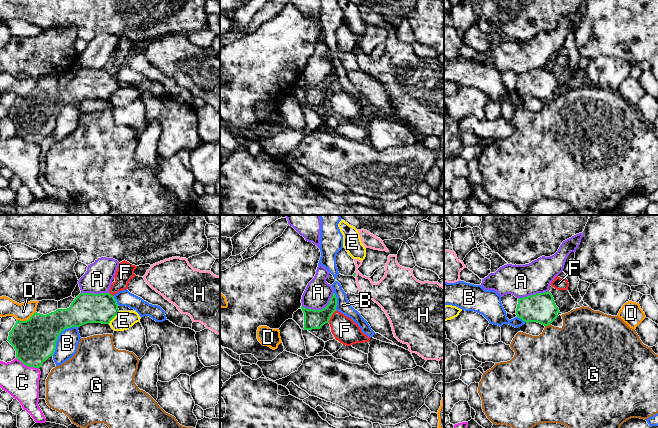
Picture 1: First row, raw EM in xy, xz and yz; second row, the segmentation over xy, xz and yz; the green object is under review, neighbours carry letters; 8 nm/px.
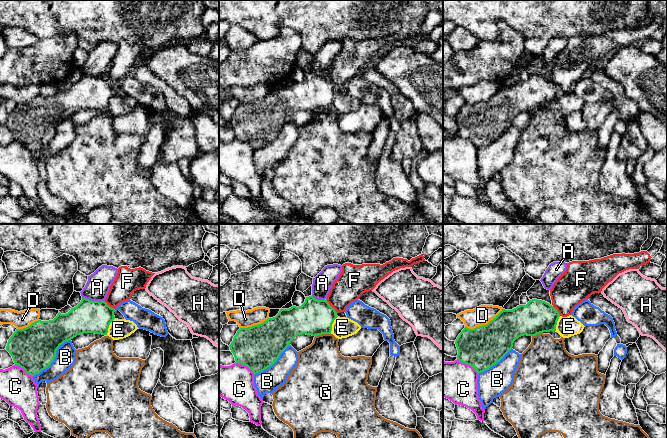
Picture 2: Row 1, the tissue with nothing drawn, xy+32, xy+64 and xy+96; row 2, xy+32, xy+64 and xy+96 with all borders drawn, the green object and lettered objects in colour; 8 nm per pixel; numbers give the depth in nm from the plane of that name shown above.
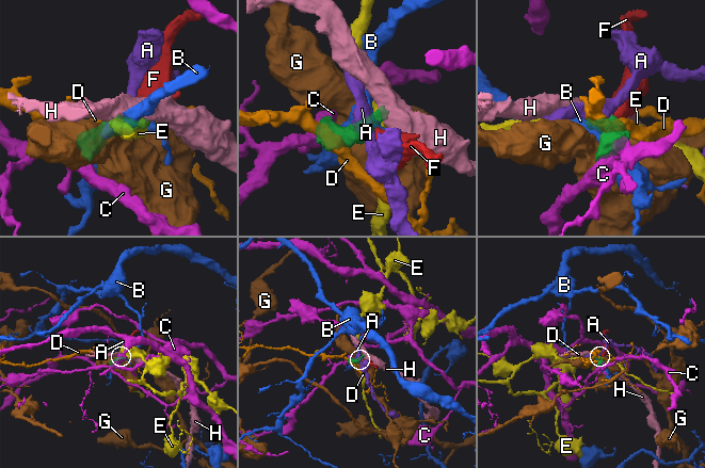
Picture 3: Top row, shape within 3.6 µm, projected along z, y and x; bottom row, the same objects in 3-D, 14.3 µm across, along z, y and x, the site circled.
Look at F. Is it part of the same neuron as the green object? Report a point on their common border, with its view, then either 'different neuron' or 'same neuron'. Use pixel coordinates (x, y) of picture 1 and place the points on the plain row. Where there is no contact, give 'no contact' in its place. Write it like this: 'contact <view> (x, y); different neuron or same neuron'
contact xz (331, 91); different neuron

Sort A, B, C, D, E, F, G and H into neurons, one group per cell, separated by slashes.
A / B / C / D / E / F / G / H

